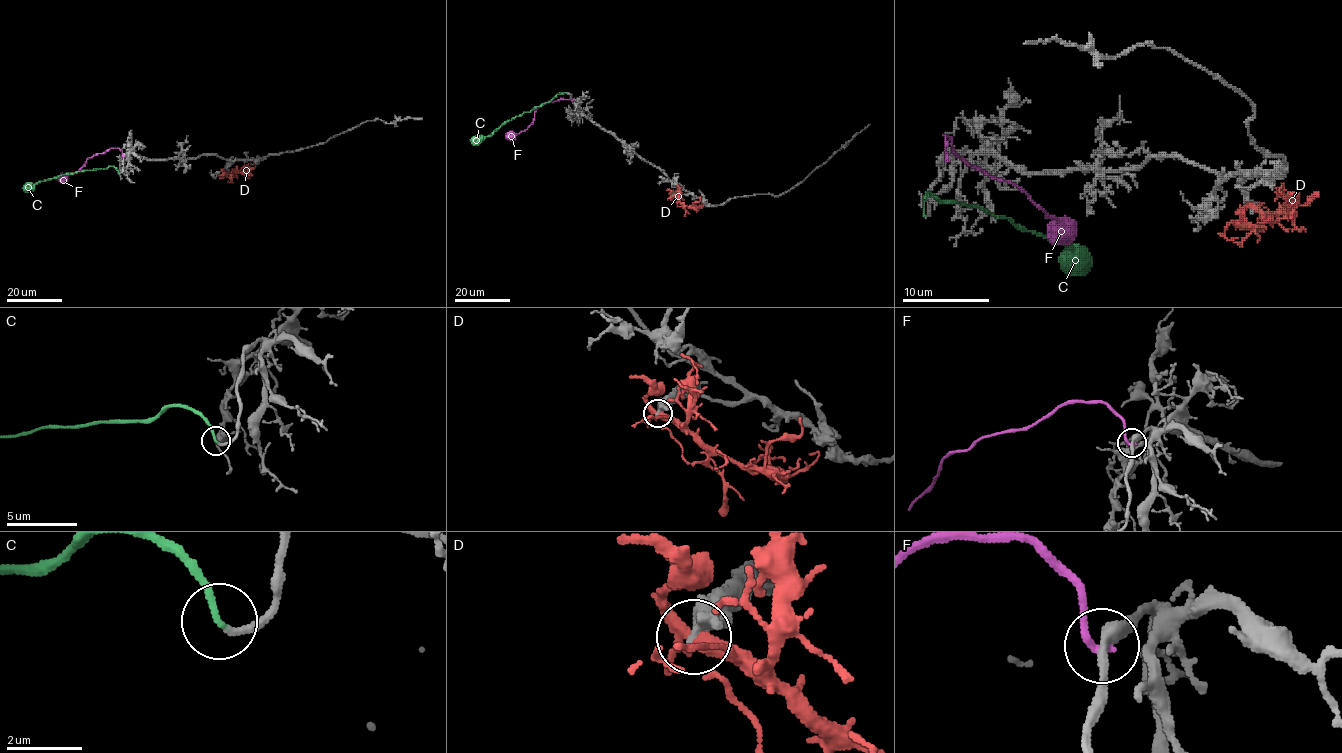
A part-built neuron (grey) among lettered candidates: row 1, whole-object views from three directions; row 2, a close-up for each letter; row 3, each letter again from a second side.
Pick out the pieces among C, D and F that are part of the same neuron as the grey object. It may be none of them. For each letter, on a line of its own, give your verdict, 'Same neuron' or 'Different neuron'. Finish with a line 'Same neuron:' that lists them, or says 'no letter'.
C: Same neuron
D: Different neuron
F: Different neuron
Same neuron: C

